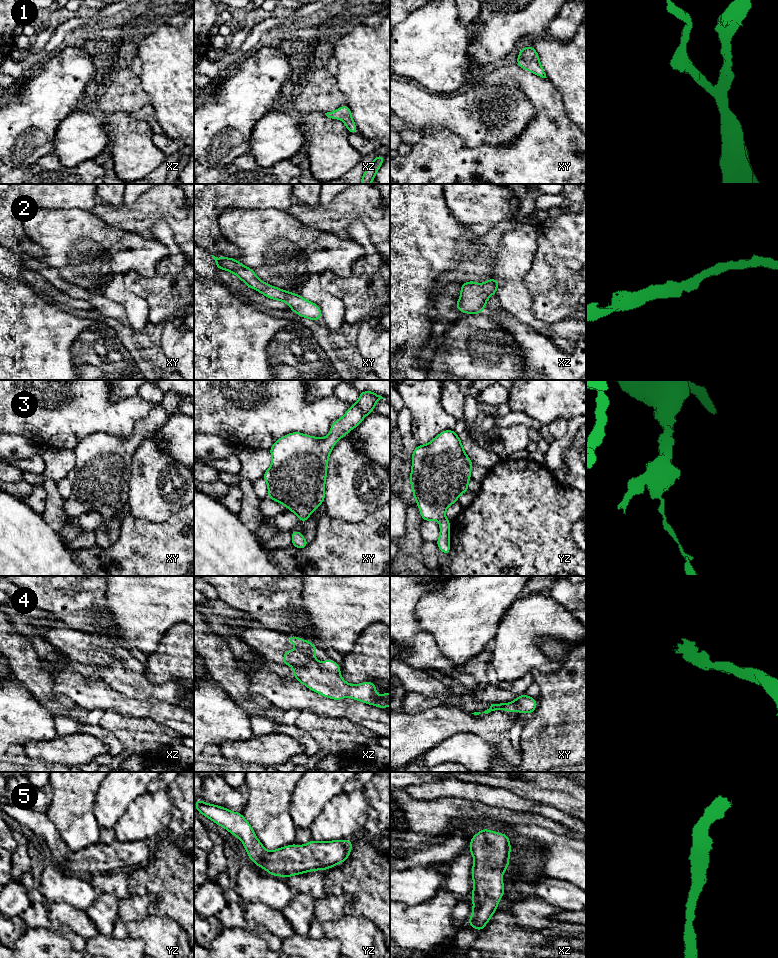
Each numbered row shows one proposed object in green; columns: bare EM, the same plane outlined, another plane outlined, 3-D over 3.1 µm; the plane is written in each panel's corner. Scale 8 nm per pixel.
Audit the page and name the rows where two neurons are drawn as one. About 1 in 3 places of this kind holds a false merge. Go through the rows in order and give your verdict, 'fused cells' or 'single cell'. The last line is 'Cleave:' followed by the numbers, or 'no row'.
1: single cell
2: single cell
3: single cell
4: single cell
5: single cell
Cleave: no row

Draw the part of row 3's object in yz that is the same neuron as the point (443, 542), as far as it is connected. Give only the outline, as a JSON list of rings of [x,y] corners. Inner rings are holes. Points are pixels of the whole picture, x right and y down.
[[[454,430],[438,434],[426,445],[418,445],[412,454],[410,484],[423,521],[438,520],[440,536],[436,541],[439,549],[448,556],[450,553],[450,521],[445,517],[446,509],[458,501],[458,496],[468,492],[472,461],[466,455],[460,438]]]

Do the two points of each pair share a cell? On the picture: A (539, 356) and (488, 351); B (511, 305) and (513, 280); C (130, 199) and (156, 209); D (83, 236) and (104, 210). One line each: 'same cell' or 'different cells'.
A: different cells
B: same cell
C: different cells
D: different cells

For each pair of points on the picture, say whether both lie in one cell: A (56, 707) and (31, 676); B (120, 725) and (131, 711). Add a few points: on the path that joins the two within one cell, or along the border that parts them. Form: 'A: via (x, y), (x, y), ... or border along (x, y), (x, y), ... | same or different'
A: via (48, 700), (43, 695), (39, 684) | same
B: border along (105, 710), (113, 710), (127, 717), (149, 718) | different

